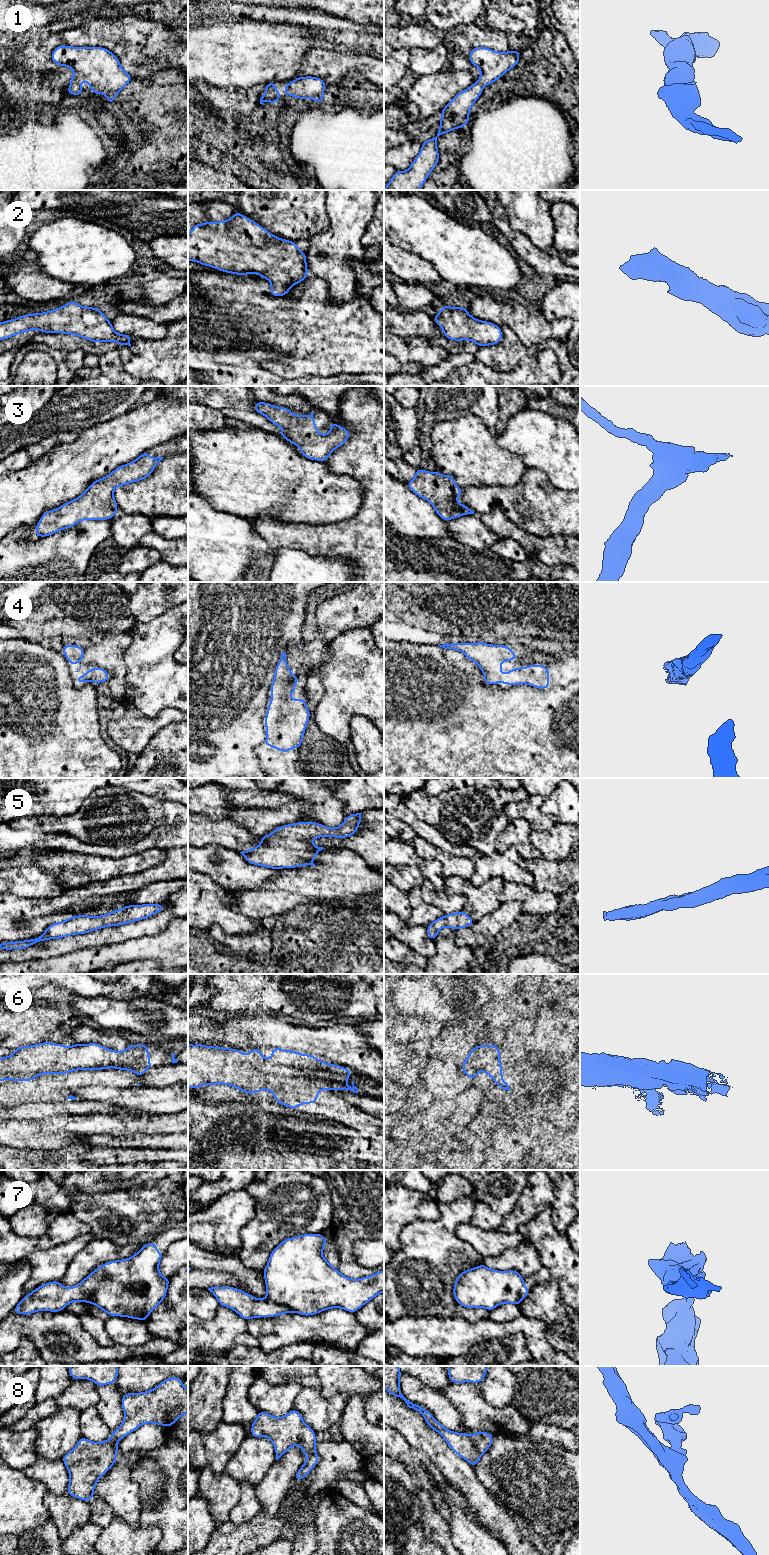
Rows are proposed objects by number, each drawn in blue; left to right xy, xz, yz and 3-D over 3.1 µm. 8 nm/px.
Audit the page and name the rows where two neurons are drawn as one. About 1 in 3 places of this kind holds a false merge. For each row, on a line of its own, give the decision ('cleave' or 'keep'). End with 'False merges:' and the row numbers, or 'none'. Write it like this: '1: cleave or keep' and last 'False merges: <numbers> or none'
1: keep
2: keep
3: keep
4: keep
5: keep
6: keep
7: cleave
8: keep
False merges: 7

